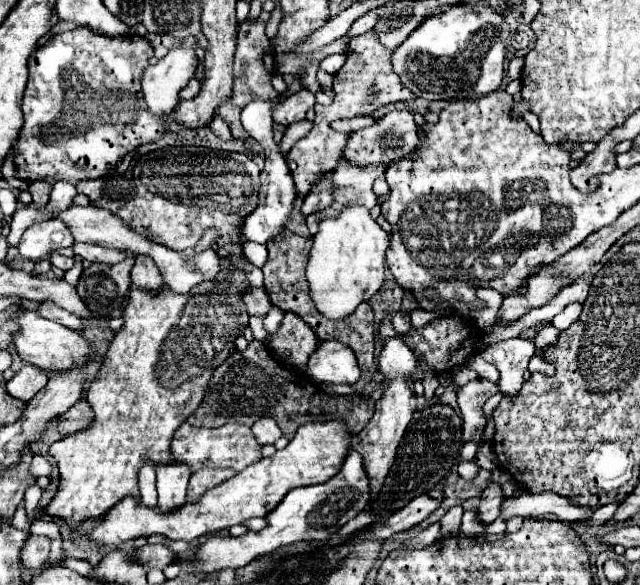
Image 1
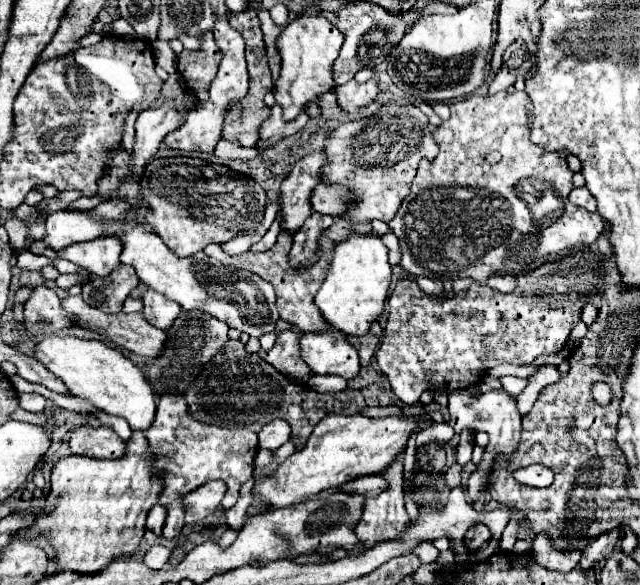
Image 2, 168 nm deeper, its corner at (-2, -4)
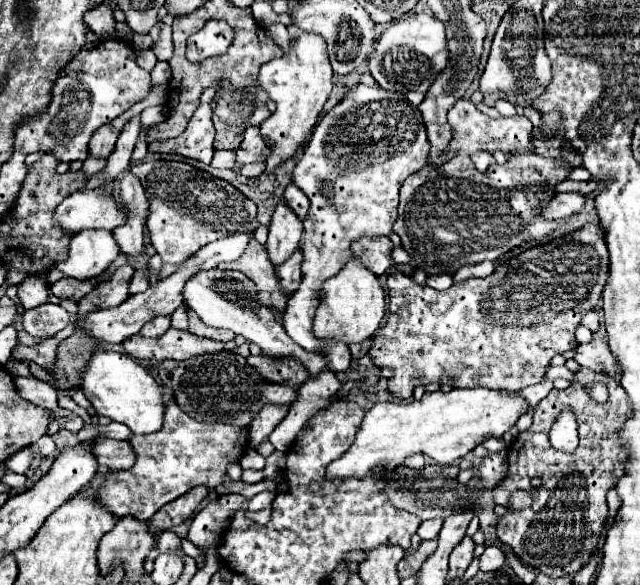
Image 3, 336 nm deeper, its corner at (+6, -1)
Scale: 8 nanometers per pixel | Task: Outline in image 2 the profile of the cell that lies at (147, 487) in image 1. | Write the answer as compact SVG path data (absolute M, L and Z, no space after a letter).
M154 504L154 506L152 506L152 510L148 512L146 528L148 528L148 530L152 530L154 534L158 534L158 536L160 536L162 526L164 526L164 512L166 512L166 508L164 508L164 506L160 506L160 504Z

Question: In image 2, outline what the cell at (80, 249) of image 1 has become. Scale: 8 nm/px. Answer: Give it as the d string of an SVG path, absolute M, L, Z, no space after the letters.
M96 238L90 242L70 244L64 252L44 252L48 258L66 258L96 276L108 276L120 266L120 240Z

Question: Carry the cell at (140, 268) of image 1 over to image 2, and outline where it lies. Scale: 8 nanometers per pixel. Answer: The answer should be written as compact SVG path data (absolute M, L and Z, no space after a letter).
M146 288L142 292L142 302L144 302L144 318L152 324L152 326L158 326L162 330L170 328L172 322L176 320L176 316L180 314L180 306L172 300L168 300L166 296L158 294L156 290L152 288Z

